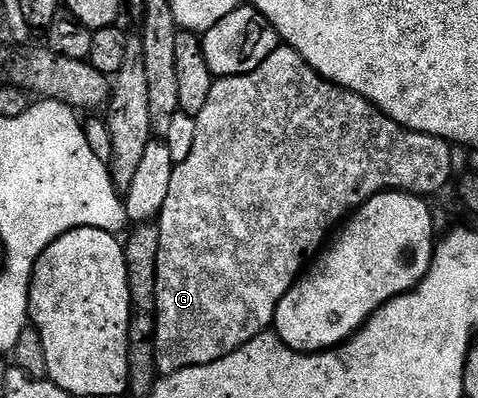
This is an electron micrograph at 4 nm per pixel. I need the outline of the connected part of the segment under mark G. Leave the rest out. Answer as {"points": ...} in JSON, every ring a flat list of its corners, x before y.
{"points":[[280,46,276,49,275,52,272,53,272,55,254,72,249,72,243,76,224,76,215,79,214,85,212,86,212,94,208,96,208,103,204,106,204,110,200,110,200,114,196,119,198,121,198,125,196,126,196,146,192,148,192,154,188,156,183,164,174,165,172,182,170,183,168,190,168,202,162,207,162,214,156,222,158,233,160,234,160,254,158,255,158,273,156,274,158,325,156,326,156,334,154,335,154,341,156,342,156,354,154,357,156,358,158,371,162,376,170,376,174,372,180,372,185,368,191,368,192,366,208,366,212,362,216,362,220,358,232,354,237,348,243,348,248,342,252,342,252,338,256,338,260,333,267,331,274,323,274,315,280,306,280,302,284,298,284,294,288,294,288,290,295,282,297,282,298,277,307,271,311,261,323,251,324,245,331,239,335,229,337,229,347,217,357,212,363,204,368,203,374,196,379,196,381,192,411,192,413,196,430,198,430,195,432,195,433,192,440,191,441,188,449,182,450,175,454,172,453,150,455,151,455,149,452,147,451,141,441,140,438,136,429,136,423,132,409,132,407,128,401,128,395,120,385,116,375,104,368,102,364,97,360,94,356,94,352,90,341,88,338,84,326,80,316,70,312,70,312,66,308,66,308,62,304,62,304,58,300,58,300,54,296,50,292,50,285,46]]}

